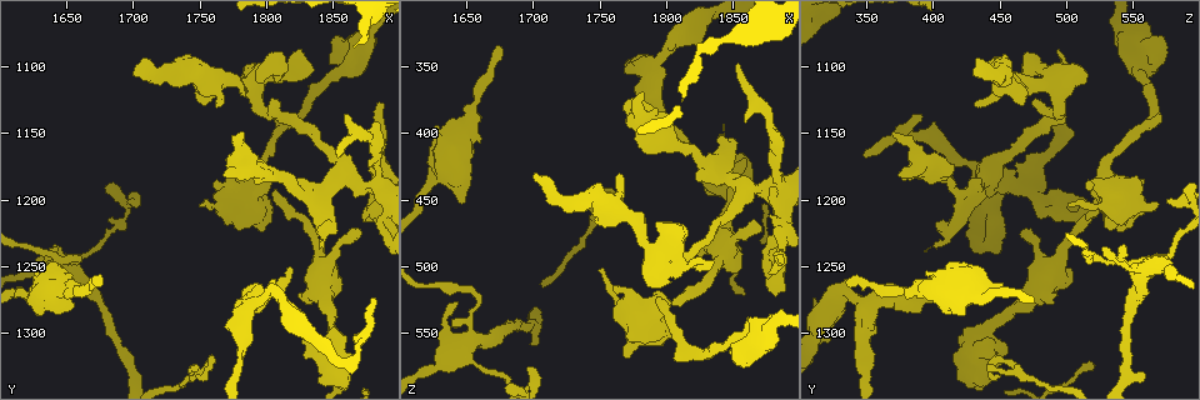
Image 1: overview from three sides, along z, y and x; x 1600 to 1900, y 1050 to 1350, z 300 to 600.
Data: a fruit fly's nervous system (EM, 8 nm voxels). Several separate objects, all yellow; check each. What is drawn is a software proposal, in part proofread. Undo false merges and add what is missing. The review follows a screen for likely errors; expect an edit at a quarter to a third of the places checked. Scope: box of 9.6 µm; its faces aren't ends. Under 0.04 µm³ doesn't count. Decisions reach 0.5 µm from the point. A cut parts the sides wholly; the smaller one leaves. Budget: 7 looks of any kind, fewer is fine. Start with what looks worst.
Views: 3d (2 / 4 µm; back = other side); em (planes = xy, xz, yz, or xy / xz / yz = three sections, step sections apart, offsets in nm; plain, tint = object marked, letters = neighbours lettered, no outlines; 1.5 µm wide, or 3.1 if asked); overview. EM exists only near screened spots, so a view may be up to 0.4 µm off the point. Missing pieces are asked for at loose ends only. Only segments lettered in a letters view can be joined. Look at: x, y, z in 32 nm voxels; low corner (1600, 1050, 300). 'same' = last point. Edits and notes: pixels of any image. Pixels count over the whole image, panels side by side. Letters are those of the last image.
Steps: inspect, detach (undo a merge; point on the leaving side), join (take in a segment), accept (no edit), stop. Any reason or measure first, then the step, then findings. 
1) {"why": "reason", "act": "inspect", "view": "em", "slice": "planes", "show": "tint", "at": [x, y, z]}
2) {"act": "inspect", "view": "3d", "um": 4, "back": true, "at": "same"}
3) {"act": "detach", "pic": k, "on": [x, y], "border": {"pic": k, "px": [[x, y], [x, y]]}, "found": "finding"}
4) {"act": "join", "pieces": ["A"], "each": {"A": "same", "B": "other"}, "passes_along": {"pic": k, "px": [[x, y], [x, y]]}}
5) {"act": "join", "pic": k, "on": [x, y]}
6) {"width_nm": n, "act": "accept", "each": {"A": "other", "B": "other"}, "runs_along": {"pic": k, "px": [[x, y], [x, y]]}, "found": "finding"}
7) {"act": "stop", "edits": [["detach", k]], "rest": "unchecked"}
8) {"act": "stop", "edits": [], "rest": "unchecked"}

{"why": "abrupt turn", "act": "inspect", "view": "3d", "um": 4, "at": [1792, 1276, 348]}

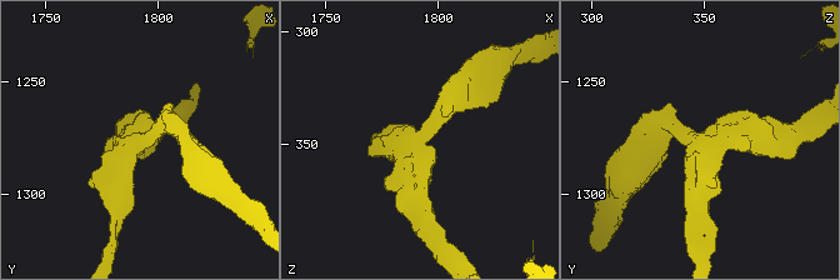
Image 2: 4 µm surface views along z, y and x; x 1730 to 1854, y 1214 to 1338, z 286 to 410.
{"arms": 3, "arm_widths_nm": [260, 360, 400], "why": "shape alone is not enough", "act": "inspect", "view": "em", "um": 3.1, "slice": "planes", "show": "tint", "at": [1793, 1275, 348]}

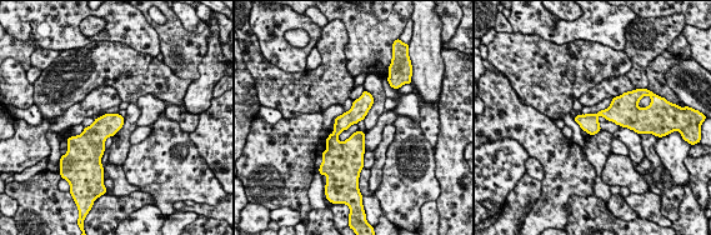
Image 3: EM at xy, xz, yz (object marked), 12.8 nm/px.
{"act": "inspect", "view": "em", "um": 3.1, "slice": "planes", "show": "letters", "at": "same"}

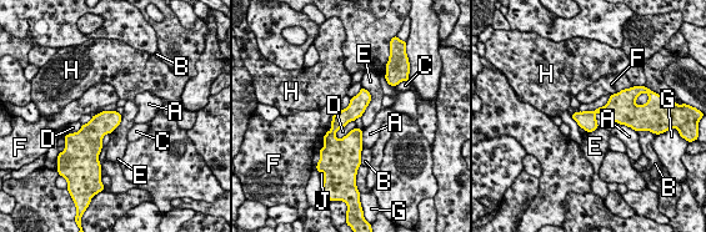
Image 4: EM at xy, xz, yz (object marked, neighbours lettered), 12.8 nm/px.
{"longest_contact_nm": ["E", 400], "act": "accept", "each": {"A": "other", "B": "other", "C": "other", "D": "other", "E": "other", "F": "other", "G": "other", "H": "other", "J": "other"}, "runs_along": {"pic": 4, "px": [[364, 92], [333, 131], [350, 154]]}, "found": "continuous, no second cell"}

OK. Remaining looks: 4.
{"why": "thick end", "act": "inspect", "view": "3d", "um": 4, "at": [1626, 1284, 422]}

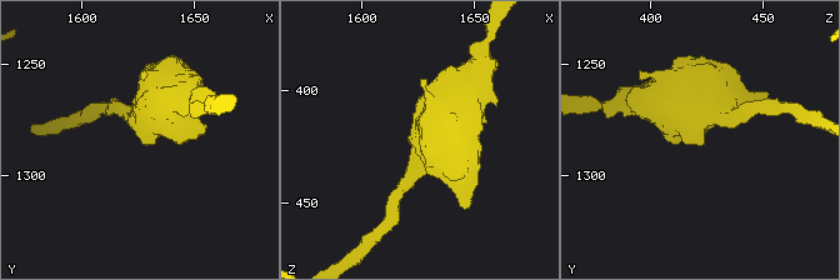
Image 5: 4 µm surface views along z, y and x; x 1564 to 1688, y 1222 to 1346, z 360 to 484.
{"why": "now the EM", "act": "inspect", "view": "em", "slice": "planes", "show": "letters", "at": [1626, 1284, 422]}

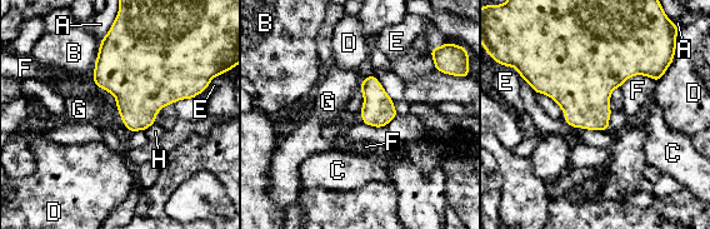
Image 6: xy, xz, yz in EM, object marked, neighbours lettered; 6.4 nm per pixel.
{"act": "accept", "each": {"A": "other", "B": "other", "C": "other", "D": "other", "E": "other", "F": "other", "G": "other", "H": "other"}, "found": "none of them fits"}

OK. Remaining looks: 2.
{"why": "branch stops here", "act": "inspect", "view": "3d", "um": 4, "at": [1696, 1202, 574]}

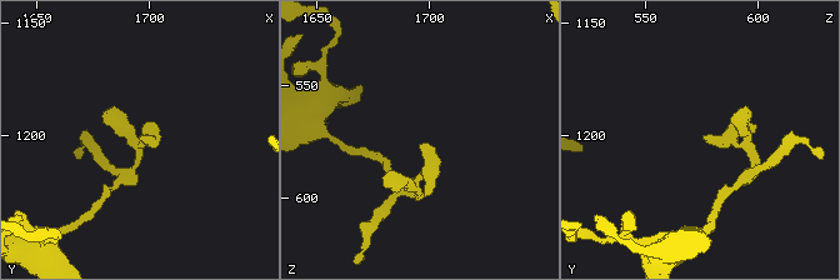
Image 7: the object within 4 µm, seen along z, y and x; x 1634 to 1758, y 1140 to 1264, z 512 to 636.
{"act": "inspect", "view": "em", "slice": "planes", "show": "letters", "at": [1697, 1200, 574]}

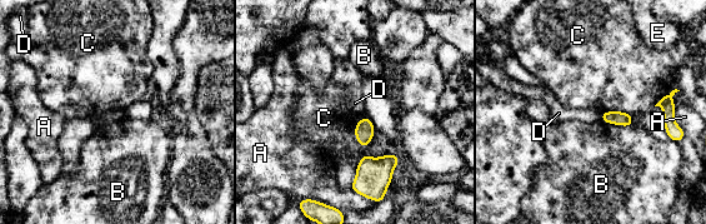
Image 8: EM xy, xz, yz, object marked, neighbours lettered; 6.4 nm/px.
{"width_nm": 100, "act": "accept", "each": {"A": "other", "B": "other", "C": "other", "D": "other", "E": "other"}, "border": {"pic": 8, "px": [[600, 114], [601, 119]]}, "found": "none of them fits"}

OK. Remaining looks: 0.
{"act": "stop", "edits": [], "rest": "unchecked"}

